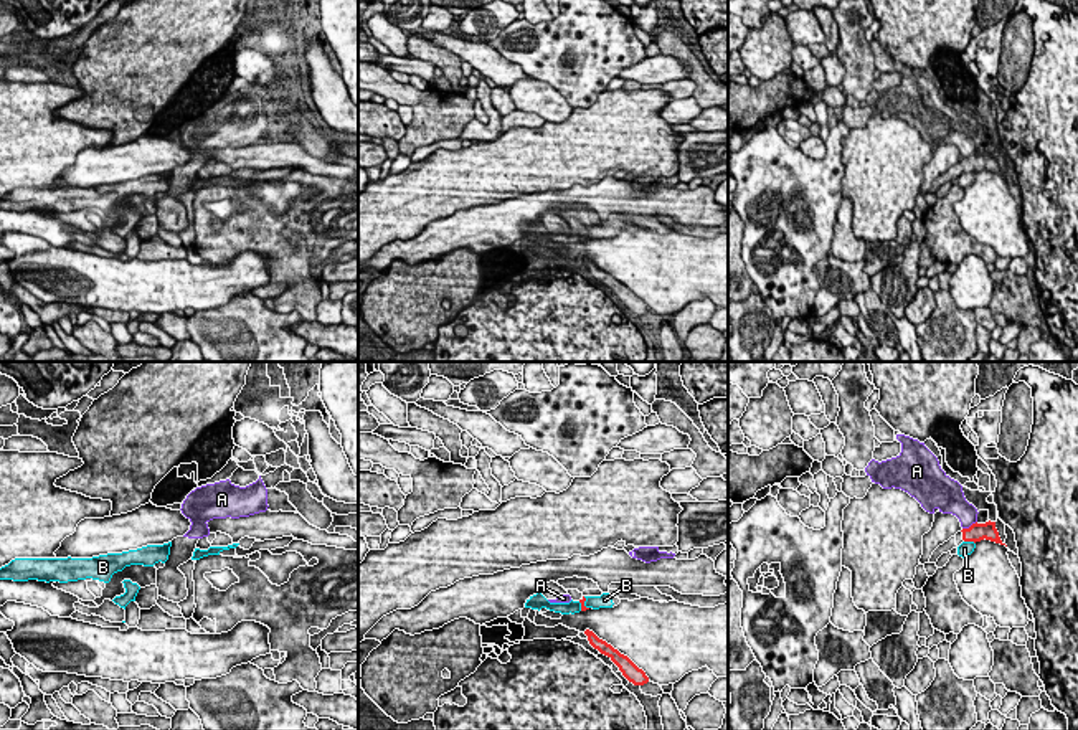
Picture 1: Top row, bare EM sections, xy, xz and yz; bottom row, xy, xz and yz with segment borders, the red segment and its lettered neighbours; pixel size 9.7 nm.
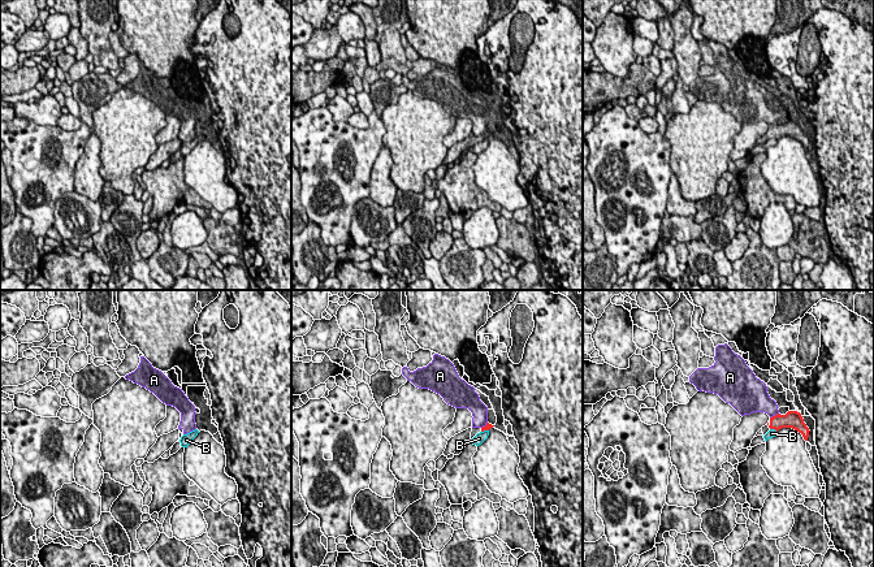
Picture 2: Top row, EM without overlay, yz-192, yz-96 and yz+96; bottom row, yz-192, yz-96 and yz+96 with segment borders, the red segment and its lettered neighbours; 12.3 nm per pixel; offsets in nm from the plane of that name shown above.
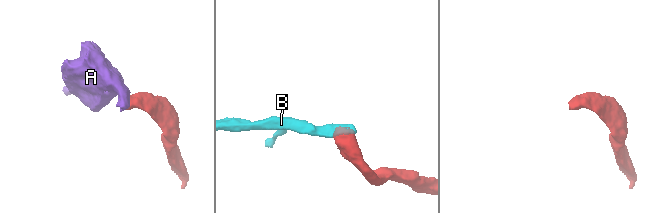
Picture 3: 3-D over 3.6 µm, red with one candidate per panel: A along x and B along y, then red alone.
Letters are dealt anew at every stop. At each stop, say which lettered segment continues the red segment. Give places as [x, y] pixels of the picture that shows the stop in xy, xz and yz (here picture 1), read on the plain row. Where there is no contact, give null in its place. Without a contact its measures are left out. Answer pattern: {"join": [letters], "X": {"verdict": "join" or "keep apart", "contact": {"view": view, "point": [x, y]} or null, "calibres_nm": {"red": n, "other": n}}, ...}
{"join": [], "A": {"verdict": "keep apart", "contact": {"view": "yz", "point": [971, 156]}, "calibres_nm": {"red": 180, "other": 200}}, "B": {"verdict": "keep apart", "contact": {"view": "yz", "point": [969, 170]}, "calibres_nm": {"red": 180, "other": 140}}}

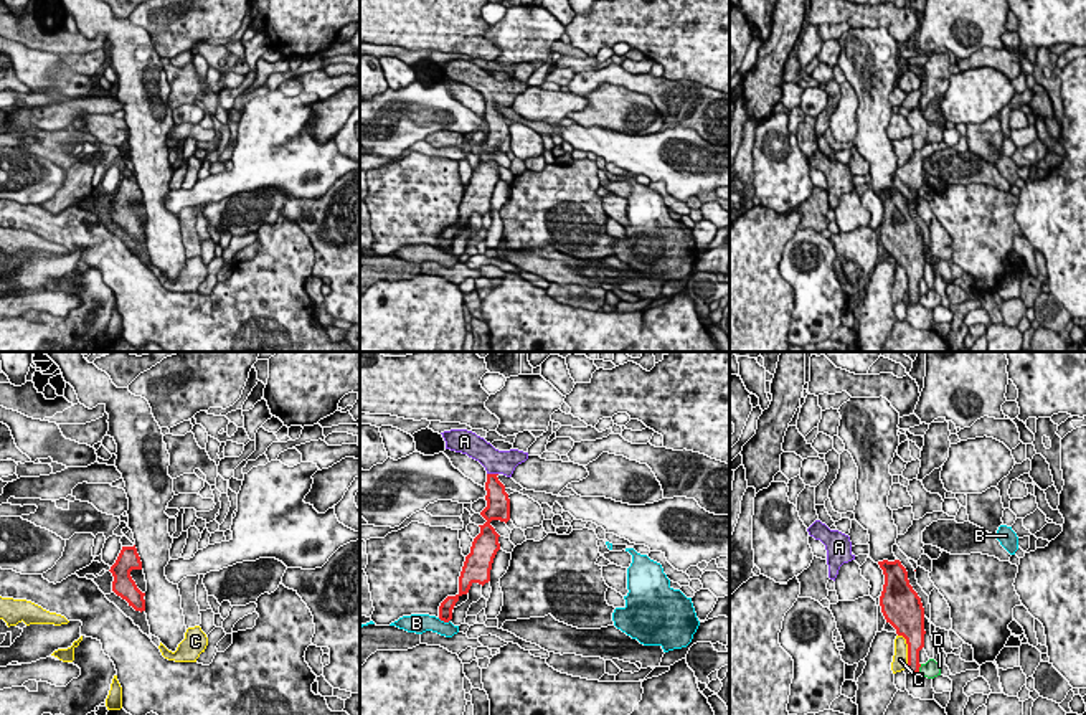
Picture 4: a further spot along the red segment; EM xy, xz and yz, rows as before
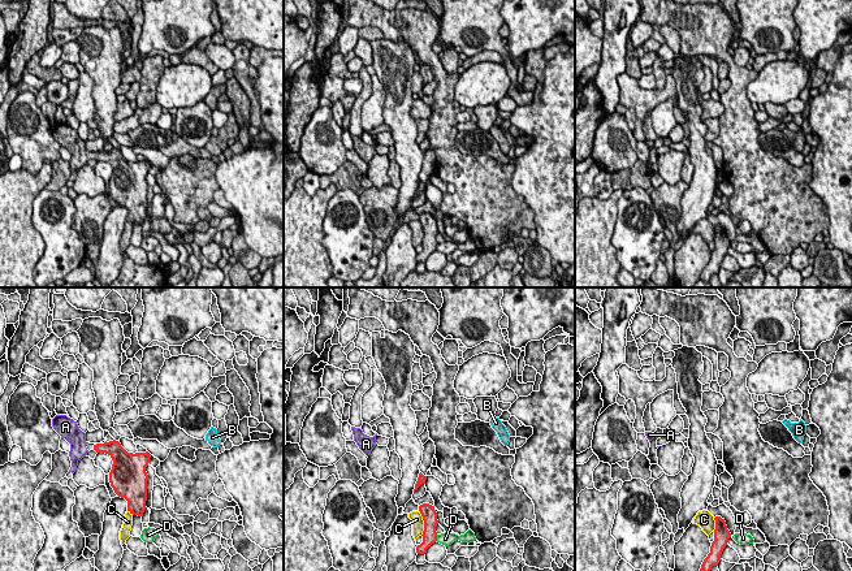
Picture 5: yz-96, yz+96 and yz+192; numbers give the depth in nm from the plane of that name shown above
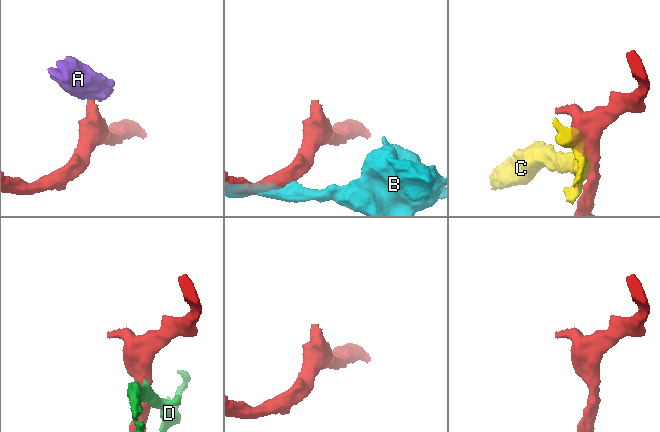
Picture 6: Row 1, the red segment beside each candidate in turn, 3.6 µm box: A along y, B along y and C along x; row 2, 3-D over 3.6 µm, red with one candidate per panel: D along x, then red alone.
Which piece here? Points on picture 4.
{"join": ["A"], "A": {"verdict": "join", "contact": {"view": "xz", "point": [492, 104]}, "calibres_nm": {"red": 220, "other": 240}}, "B": {"verdict": "keep apart", "contact": {"view": "xz", "point": [444, 251]}, "calibres_nm": {"red": 130, "other": 190}}, "C": {"verdict": "keep apart", "contact": {"view": "yz", "point": [908, 281]}, "calibres_nm": {"red": 260, "other": 160}}, "D": {"verdict": "keep apart", "contact": {"view": "yz", "point": [918, 299]}, "calibres_nm": {"red": 160, "other": 170}}}

